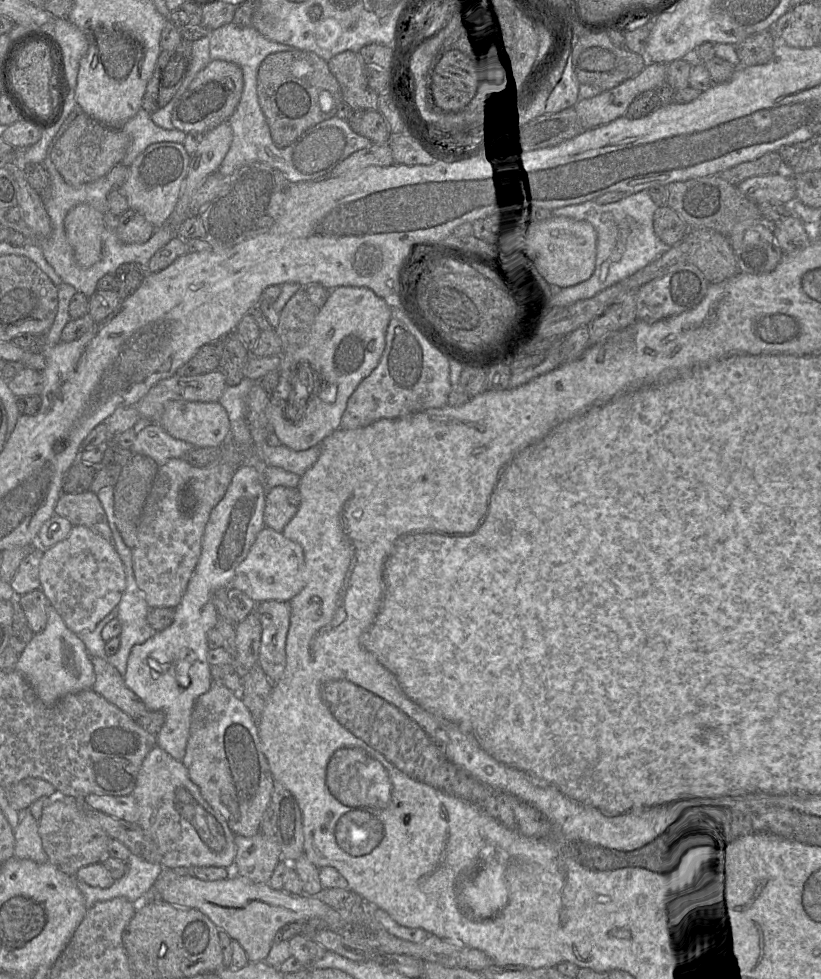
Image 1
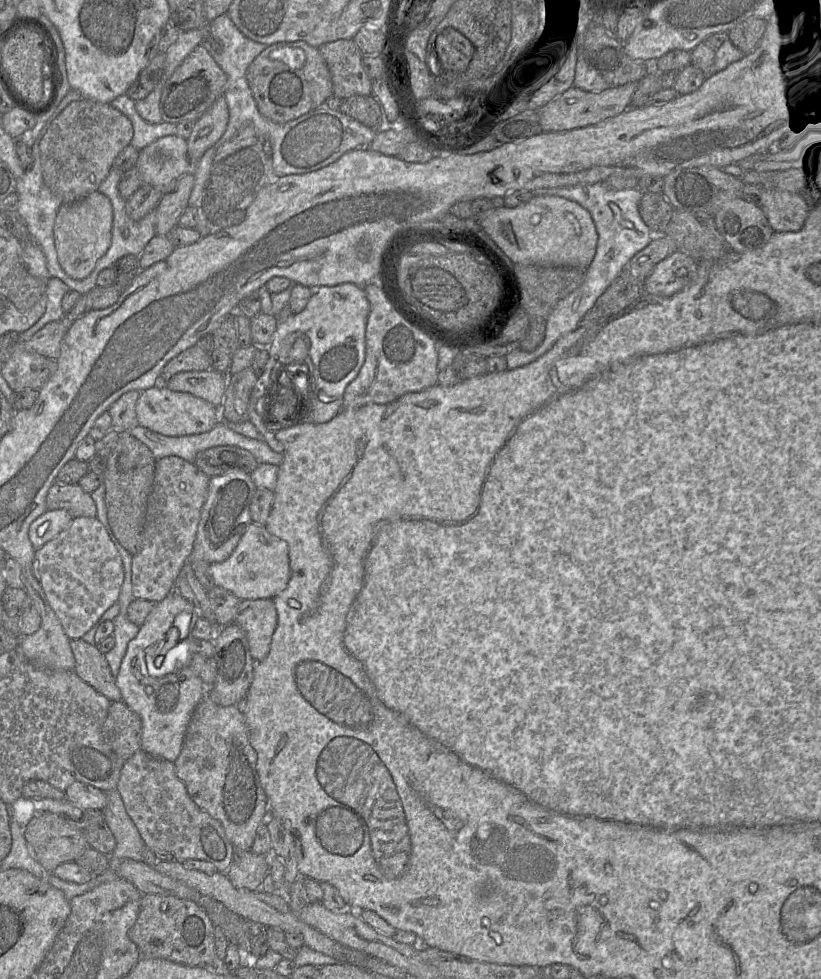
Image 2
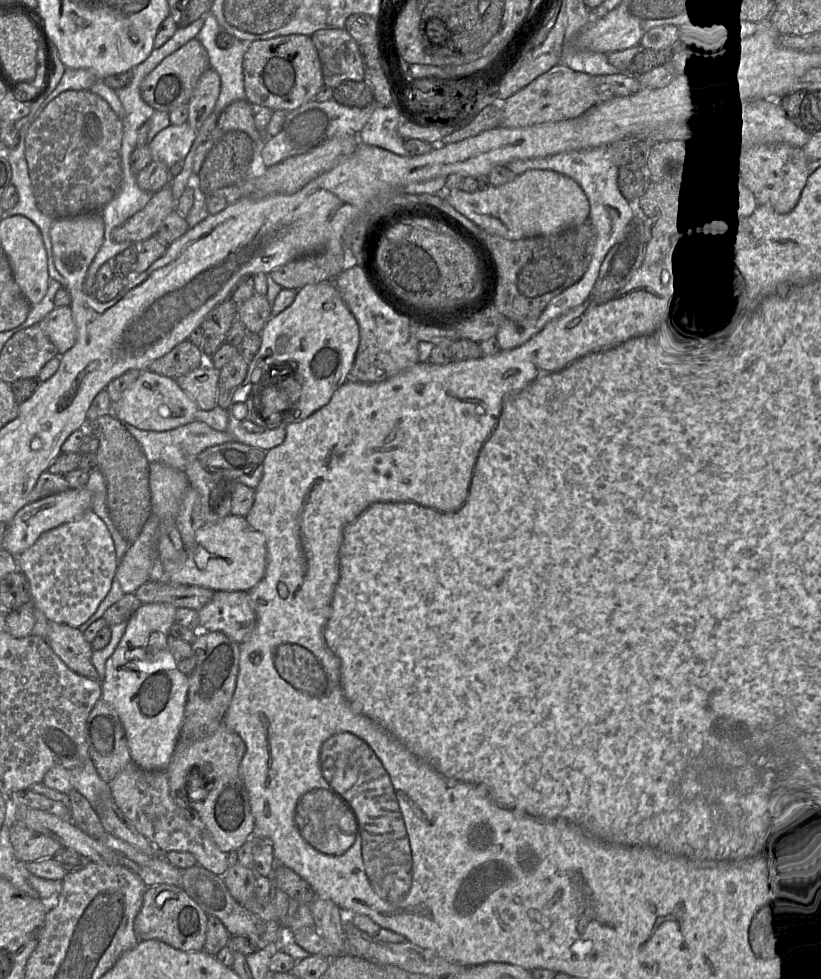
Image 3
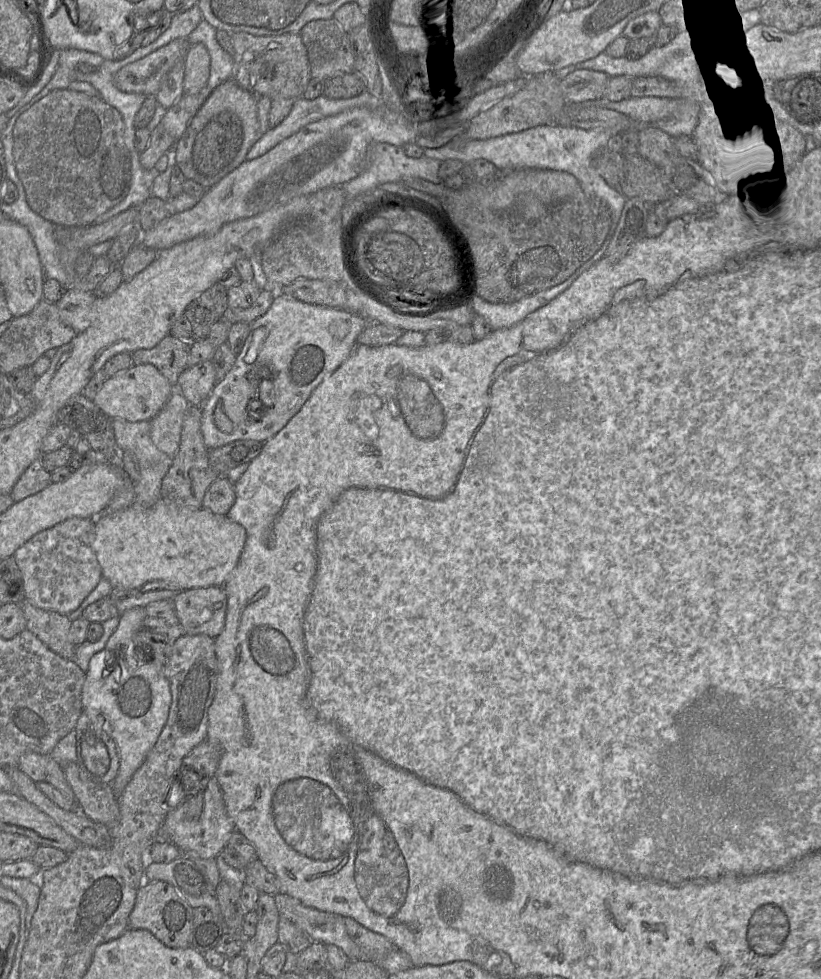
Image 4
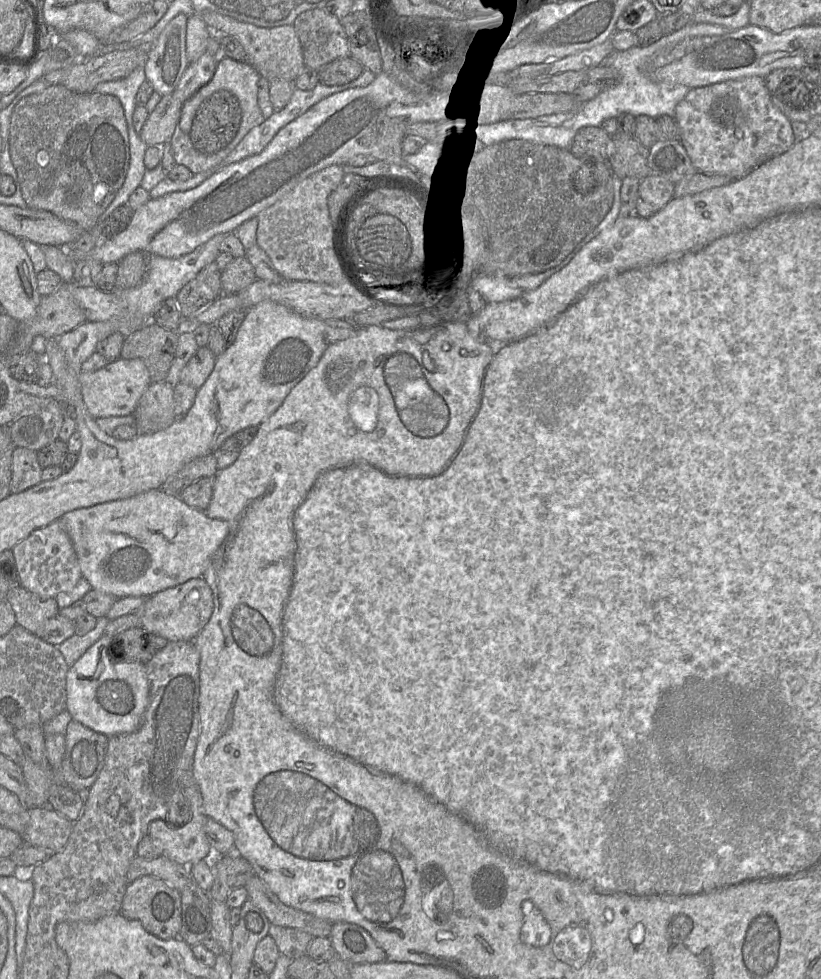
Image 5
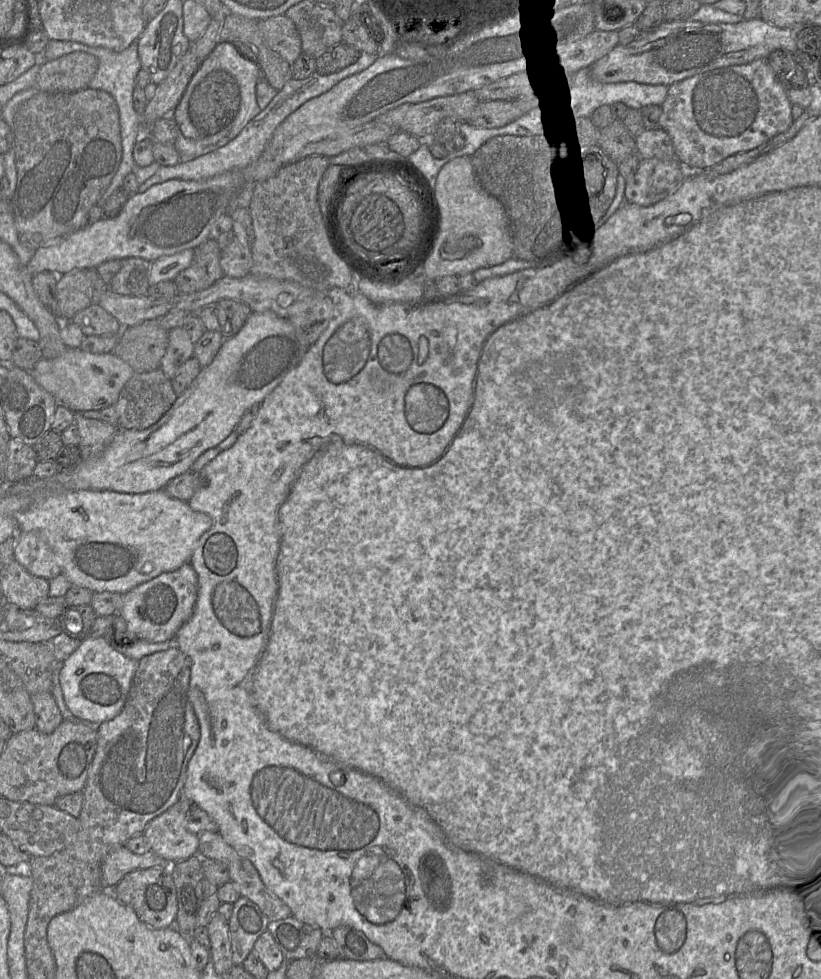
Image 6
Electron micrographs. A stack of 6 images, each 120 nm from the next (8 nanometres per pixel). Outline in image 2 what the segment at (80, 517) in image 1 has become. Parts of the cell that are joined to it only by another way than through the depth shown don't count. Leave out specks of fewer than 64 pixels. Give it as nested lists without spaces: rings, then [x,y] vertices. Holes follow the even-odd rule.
[[[55,482],[47,493],[46,504],[48,510],[64,509],[73,518],[97,516],[94,500],[78,484],[60,485]]]

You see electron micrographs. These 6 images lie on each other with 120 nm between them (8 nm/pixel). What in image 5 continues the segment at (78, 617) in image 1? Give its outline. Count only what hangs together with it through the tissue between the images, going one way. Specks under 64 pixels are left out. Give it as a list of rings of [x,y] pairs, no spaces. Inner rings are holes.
[[[59,521],[34,530],[27,538],[17,543],[12,549],[20,585],[42,598],[54,598],[63,592],[71,591],[82,579],[82,573],[72,541]]]

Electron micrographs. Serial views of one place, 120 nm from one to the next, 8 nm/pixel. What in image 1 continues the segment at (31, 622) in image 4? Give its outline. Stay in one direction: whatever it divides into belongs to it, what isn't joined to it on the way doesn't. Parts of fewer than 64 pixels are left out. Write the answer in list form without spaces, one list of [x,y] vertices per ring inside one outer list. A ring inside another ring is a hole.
[[[91,657],[91,661],[95,672],[92,690],[133,719],[150,712],[138,696],[126,686],[123,676],[106,659]]]

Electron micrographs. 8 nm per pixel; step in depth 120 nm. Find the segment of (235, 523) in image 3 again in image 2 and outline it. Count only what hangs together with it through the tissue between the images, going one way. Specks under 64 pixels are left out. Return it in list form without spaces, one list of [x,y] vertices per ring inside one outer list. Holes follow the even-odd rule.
[[[248,524],[231,556],[223,562],[209,566],[215,587],[223,588],[240,600],[272,599],[286,589],[291,571],[288,544],[269,533],[262,525]]]

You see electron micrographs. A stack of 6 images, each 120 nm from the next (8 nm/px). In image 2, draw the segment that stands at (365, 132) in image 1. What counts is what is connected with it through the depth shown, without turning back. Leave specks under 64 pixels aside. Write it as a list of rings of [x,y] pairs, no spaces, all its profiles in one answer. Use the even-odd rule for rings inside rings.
[[[352,95],[342,99],[340,111],[368,127],[377,129],[377,132],[384,125],[384,112],[373,95]]]

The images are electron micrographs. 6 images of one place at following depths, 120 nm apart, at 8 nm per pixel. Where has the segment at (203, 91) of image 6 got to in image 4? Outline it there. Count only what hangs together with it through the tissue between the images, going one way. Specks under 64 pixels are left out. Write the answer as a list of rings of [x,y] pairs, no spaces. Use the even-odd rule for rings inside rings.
[[[230,79],[211,92],[185,134],[175,142],[175,164],[187,179],[208,189],[246,161],[247,153],[262,135],[255,95]]]

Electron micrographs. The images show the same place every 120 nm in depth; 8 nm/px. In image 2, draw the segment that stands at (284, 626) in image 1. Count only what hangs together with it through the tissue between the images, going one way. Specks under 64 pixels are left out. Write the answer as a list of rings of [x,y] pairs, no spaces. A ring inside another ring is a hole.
[[[272,599],[241,600],[234,624],[245,631],[256,662],[267,657],[277,622],[277,610]]]

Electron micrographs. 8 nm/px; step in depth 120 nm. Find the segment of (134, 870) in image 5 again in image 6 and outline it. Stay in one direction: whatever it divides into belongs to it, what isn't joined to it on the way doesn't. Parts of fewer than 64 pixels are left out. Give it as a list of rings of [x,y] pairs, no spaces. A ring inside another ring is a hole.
[[[124,846],[112,849],[102,863],[102,885],[106,889],[114,886],[129,872],[146,868],[170,869],[172,863],[148,851],[144,854],[135,854]]]

